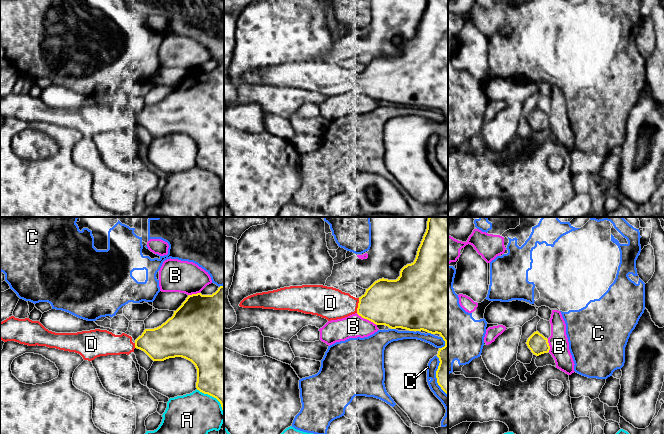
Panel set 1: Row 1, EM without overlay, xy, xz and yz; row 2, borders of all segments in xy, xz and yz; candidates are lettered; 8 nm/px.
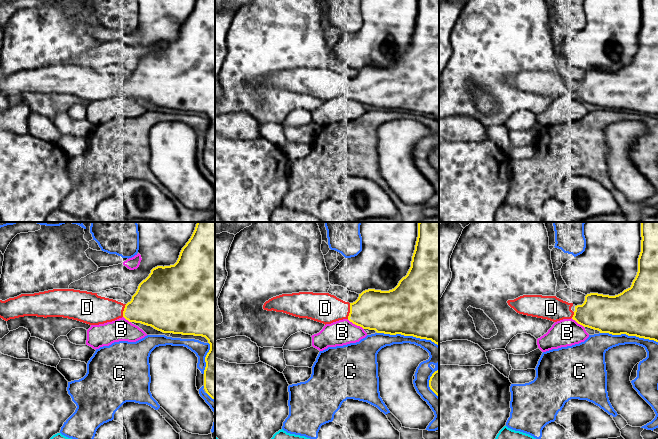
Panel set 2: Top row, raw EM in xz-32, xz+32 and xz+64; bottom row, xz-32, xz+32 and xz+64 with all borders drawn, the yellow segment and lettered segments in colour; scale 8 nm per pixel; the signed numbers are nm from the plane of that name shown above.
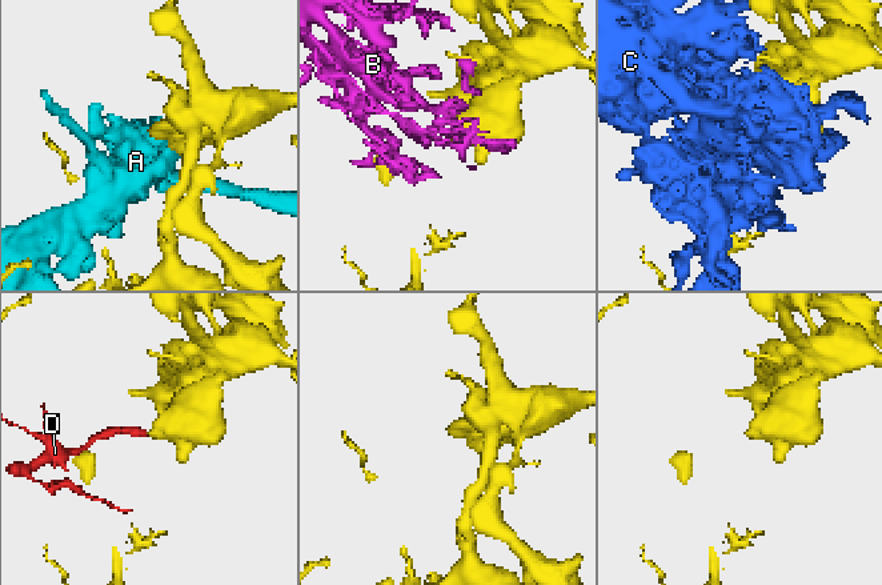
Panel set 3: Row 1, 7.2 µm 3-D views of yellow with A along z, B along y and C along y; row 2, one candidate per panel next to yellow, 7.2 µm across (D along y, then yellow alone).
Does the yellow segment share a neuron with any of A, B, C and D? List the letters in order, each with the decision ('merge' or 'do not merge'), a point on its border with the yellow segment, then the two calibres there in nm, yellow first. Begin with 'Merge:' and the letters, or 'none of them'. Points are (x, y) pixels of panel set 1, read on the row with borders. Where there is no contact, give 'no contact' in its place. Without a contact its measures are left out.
Merge: D
A: do not merge | xy (213, 396) | 440/340 nm
B: do not merge | xz (366, 318) | 380/190 nm
C: do not merge | xz (436, 376) | 190/100 nm
D: merge | xz (358, 305) | 360/260 nm

